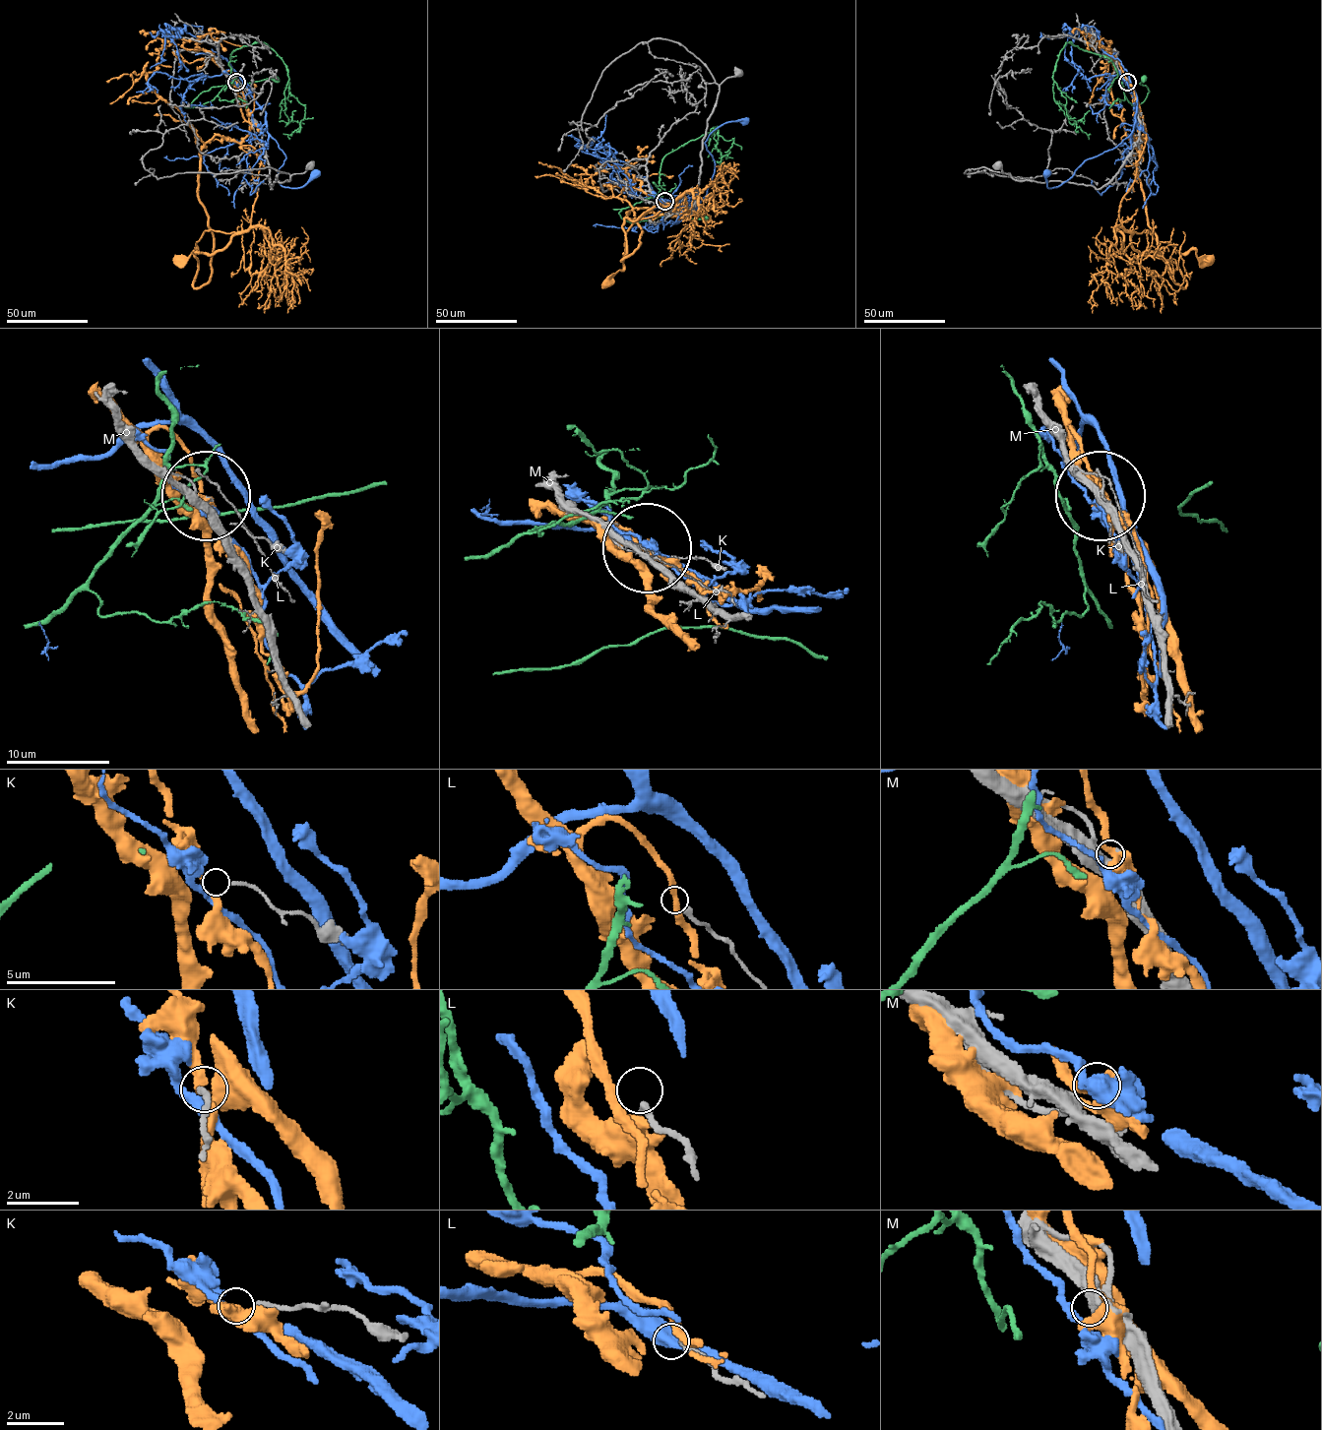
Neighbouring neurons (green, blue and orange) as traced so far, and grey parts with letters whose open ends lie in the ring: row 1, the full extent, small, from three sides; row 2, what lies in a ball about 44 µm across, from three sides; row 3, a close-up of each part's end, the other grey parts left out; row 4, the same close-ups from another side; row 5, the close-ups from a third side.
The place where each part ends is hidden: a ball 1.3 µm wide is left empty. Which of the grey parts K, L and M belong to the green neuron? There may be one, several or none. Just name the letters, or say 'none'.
none

